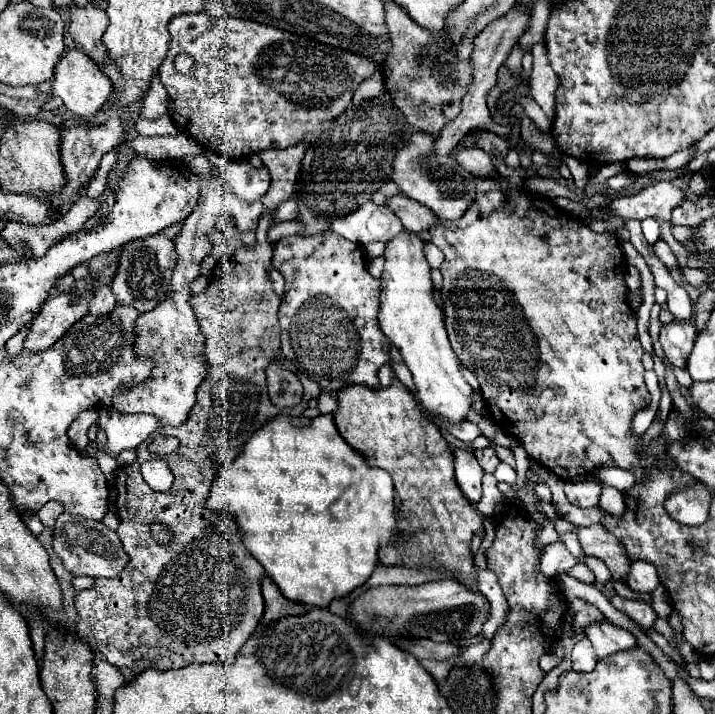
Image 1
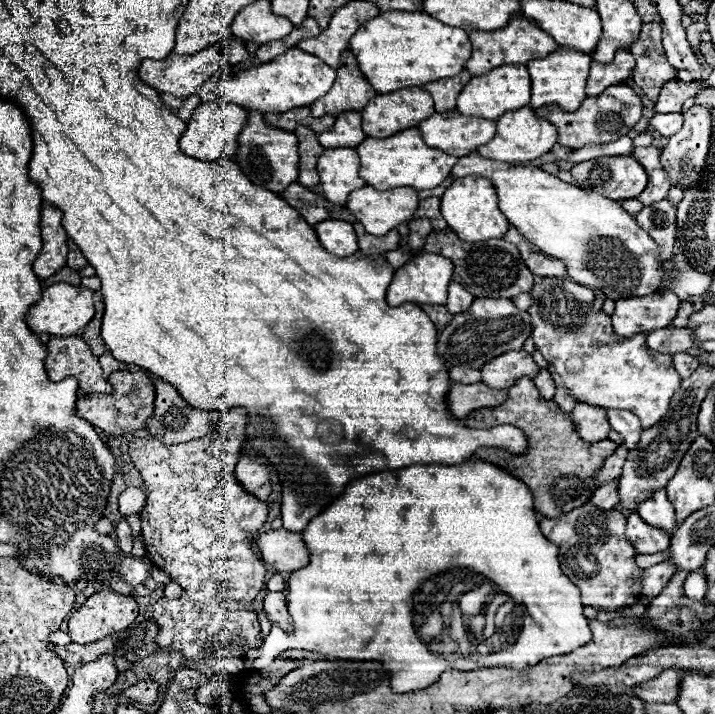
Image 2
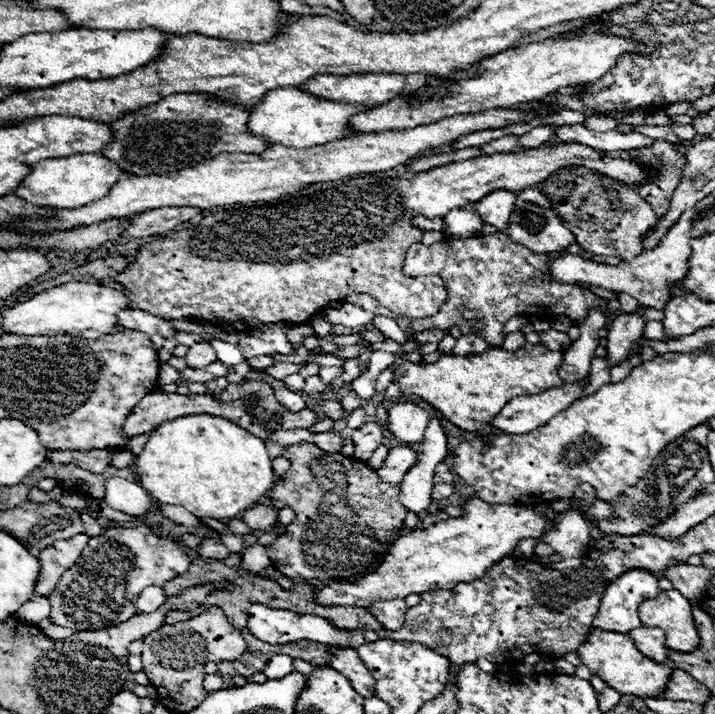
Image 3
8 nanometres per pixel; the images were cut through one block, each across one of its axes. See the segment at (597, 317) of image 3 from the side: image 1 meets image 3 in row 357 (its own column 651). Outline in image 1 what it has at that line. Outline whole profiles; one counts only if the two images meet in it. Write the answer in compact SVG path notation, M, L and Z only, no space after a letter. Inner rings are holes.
M636 560L636 562L632 564L630 574L628 574L628 586L630 586L634 592L652 594L658 584L660 584L658 572L656 572L656 568L654 568L650 562Z

